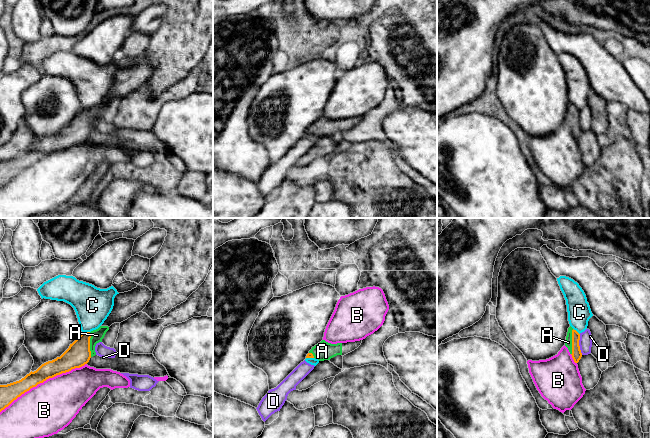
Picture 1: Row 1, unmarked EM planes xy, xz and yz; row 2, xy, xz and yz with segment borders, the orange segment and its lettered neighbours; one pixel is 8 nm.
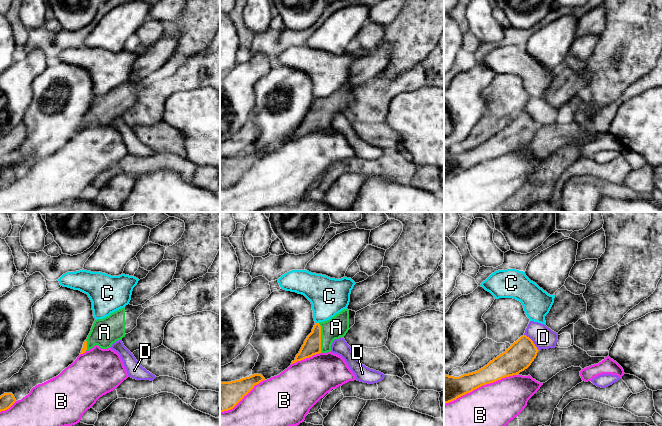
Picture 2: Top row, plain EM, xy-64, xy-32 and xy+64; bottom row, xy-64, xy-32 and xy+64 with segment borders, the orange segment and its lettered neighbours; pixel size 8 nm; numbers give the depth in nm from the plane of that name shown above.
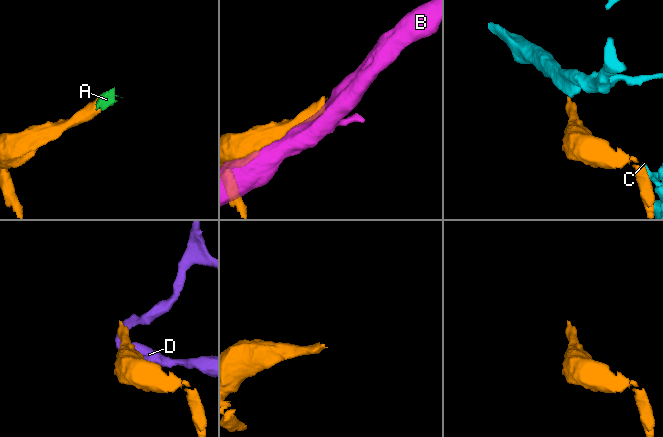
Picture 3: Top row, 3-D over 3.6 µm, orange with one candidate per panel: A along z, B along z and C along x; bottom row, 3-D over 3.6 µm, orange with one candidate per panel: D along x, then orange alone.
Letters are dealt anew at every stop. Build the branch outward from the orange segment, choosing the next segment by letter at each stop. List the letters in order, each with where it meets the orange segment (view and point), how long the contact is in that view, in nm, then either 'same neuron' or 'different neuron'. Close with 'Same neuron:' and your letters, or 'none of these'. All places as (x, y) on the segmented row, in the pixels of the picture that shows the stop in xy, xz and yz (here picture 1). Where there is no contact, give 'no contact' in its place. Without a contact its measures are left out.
A: yz (572, 342) | 200 nm | same neuron
B: xy (43, 381) | 800 nm | different neuron
C: xy (86, 332) | 60 nm | different neuron
D: yz (578, 344) | 170 nm | different neuron
Same neuron: A

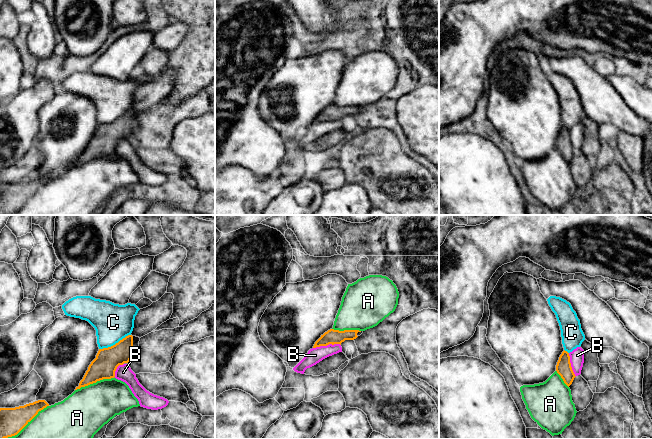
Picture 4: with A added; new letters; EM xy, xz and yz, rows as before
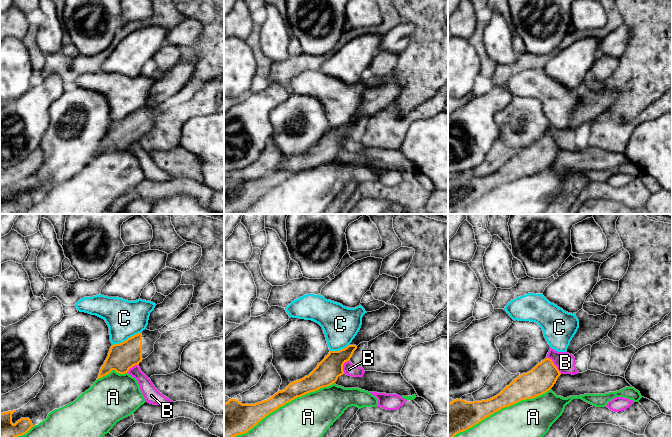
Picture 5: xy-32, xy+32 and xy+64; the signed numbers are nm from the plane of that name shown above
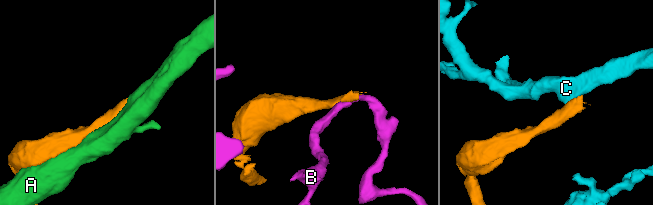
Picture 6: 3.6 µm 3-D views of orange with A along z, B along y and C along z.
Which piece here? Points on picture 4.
A: xy (94, 382) | 320 nm | different neuron
B: xz (326, 345) | 220 nm | different neuron
C: xy (115, 344) | 280 nm | different neuron
Same neuron: none of these

